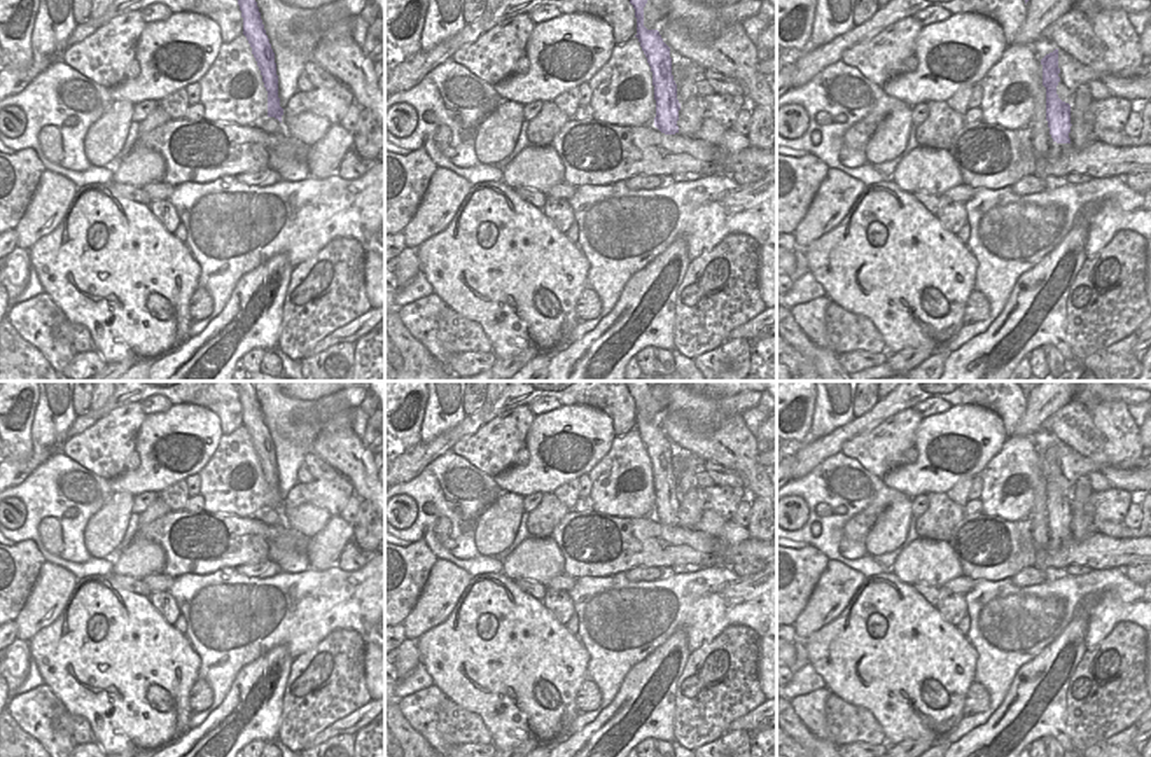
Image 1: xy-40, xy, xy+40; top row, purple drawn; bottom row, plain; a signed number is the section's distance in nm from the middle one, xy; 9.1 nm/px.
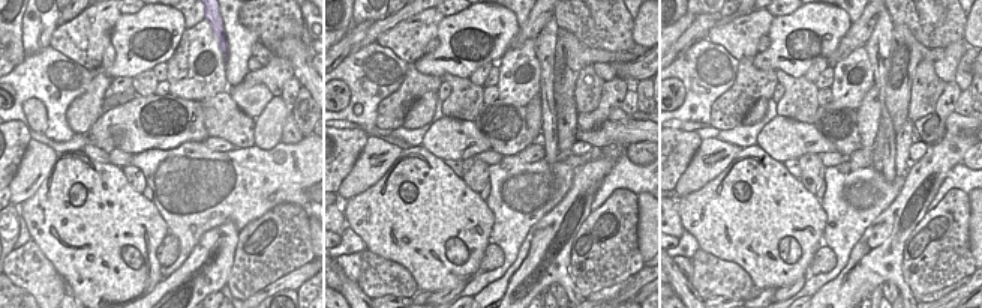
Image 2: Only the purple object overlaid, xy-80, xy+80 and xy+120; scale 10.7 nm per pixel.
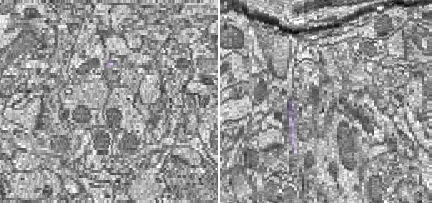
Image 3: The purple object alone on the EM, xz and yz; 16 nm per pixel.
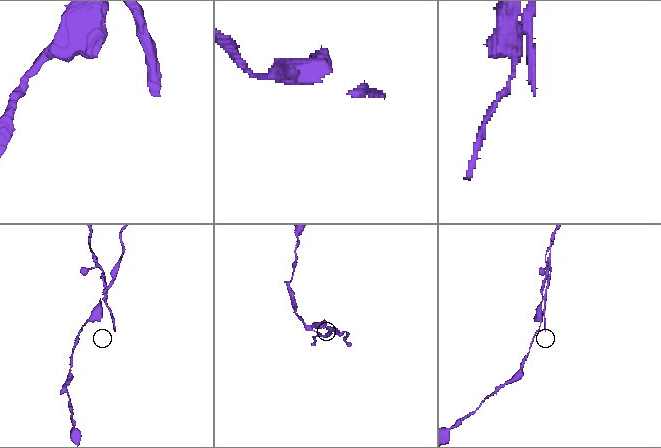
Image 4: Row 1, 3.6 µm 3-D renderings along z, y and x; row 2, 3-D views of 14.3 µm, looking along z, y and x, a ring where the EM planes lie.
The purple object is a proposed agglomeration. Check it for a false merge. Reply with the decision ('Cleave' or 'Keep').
Cleave

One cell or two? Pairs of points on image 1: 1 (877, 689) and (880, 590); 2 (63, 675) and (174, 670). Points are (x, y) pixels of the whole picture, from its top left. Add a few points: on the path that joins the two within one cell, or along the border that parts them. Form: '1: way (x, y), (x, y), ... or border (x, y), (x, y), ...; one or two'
1: way (889, 665), (889, 630), (894, 614); one
2: way (86, 663), (118, 663), (125, 670), (144, 670); one

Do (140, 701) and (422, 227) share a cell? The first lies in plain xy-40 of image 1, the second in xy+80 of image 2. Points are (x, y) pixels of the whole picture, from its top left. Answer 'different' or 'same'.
same

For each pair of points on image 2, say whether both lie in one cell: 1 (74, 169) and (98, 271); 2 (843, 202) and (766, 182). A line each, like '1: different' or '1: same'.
1: same
2: different

